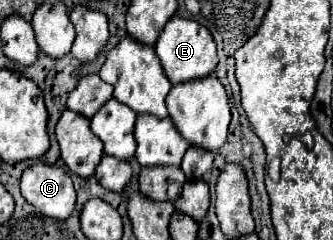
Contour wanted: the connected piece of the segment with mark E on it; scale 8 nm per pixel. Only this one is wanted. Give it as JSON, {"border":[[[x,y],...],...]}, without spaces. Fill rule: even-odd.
{"border":[[[174,16],[170,20],[170,24],[166,24],[166,28],[162,30],[158,42],[156,42],[156,54],[162,62],[162,68],[168,76],[168,80],[176,86],[176,84],[184,84],[184,82],[192,82],[192,80],[202,80],[210,74],[214,74],[216,66],[218,66],[218,56],[216,56],[216,42],[212,38],[212,34],[208,32],[208,28],[200,26],[194,20],[186,20],[186,18],[178,18]]]}

